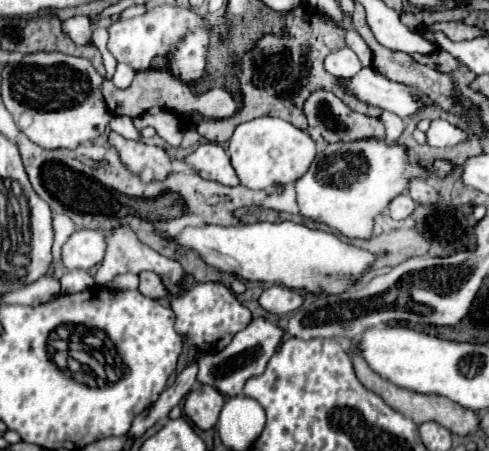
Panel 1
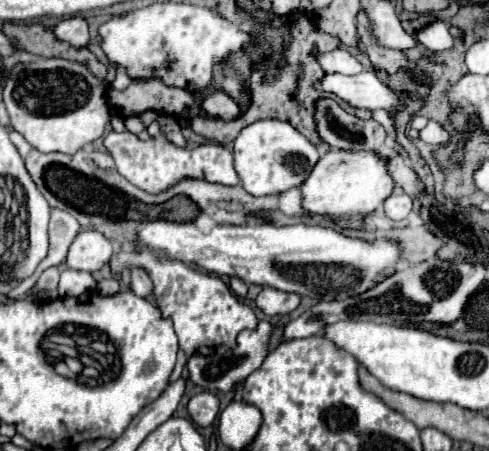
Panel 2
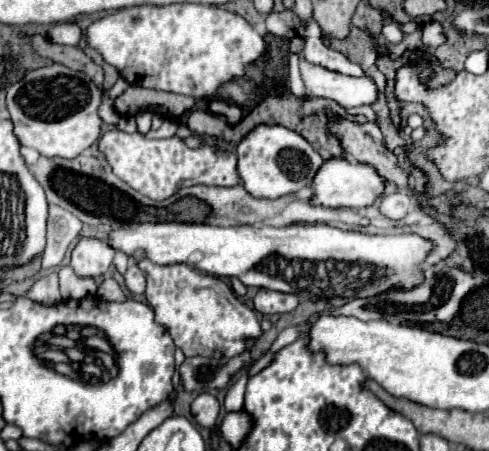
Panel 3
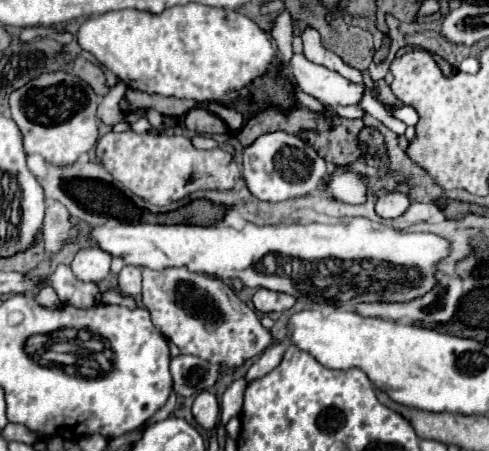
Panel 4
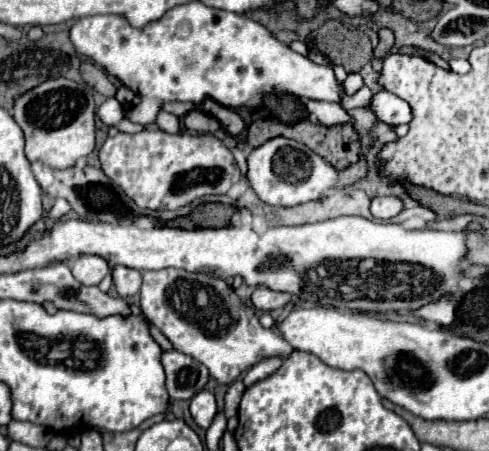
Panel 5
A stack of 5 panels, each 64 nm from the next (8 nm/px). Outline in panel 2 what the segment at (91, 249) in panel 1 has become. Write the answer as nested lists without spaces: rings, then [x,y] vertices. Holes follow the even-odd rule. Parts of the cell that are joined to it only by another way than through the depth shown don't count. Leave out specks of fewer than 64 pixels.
[[[80,232],[68,248],[66,266],[72,270],[96,272],[108,264],[114,248],[112,242],[100,232]]]

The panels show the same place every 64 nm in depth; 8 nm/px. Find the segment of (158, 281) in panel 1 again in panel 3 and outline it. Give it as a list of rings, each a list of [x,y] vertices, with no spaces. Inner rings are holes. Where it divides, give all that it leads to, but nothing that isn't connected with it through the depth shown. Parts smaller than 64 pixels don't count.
[[[132,262],[126,272],[126,286],[134,296],[142,296],[146,292],[146,274]]]

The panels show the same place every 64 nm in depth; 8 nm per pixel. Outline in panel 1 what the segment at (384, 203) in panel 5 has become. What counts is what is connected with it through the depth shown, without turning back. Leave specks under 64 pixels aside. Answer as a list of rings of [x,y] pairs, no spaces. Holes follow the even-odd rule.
[[[404,192],[404,194],[396,196],[396,200],[392,200],[392,204],[390,204],[390,218],[404,220],[404,218],[408,218],[414,212],[414,208],[416,208],[416,202],[410,198],[408,192]]]

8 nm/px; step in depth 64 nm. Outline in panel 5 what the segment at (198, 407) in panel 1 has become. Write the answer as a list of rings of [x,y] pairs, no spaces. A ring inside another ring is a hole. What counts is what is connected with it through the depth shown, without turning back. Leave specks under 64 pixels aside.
[[[202,390],[198,392],[192,402],[190,402],[190,414],[194,418],[194,422],[200,426],[200,428],[210,428],[214,416],[216,416],[216,398],[214,394],[210,394],[208,390]]]

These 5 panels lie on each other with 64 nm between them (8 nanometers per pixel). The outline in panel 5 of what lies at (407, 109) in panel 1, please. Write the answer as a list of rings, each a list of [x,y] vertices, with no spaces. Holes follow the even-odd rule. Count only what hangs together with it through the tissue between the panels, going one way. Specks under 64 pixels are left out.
[[[182,4],[168,10],[160,20],[148,22],[144,28],[134,28],[124,16],[104,14],[80,18],[72,30],[70,40],[80,54],[86,54],[104,70],[116,76],[126,88],[138,92],[142,102],[128,112],[128,120],[140,124],[154,124],[160,111],[160,104],[174,100],[172,96],[186,96],[186,102],[200,104],[204,98],[212,98],[222,106],[238,108],[246,100],[262,92],[288,92],[298,98],[312,98],[324,102],[342,102],[344,84],[336,80],[334,70],[310,62],[306,56],[296,54],[290,46],[278,42],[262,24],[250,20],[244,14],[224,12],[208,8],[204,4]]]

